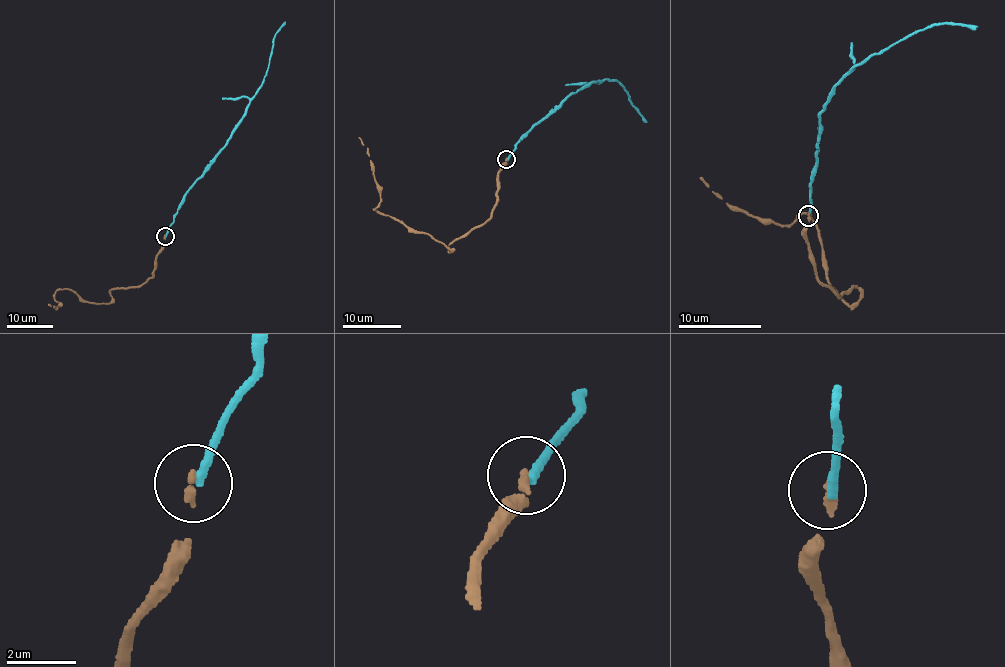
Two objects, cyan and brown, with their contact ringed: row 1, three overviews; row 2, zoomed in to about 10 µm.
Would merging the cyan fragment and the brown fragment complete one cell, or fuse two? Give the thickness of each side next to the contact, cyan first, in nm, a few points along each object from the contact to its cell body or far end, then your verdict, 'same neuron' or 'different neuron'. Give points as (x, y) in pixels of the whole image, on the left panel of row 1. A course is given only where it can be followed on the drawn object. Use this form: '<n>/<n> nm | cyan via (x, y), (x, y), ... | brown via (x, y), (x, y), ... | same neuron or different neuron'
260/240 nm | cyan via (165, 236), (185, 193), (224, 146), (266, 75), (273, 41), (285, 22) | brown via (165, 236), (153, 277), (113, 289), (110, 302), (87, 302), (59, 289), (55, 299), (60, 306), (48, 304) | different neuron

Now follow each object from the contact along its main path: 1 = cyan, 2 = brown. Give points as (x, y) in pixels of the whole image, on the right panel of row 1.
1: (808, 216), (820, 114), (831, 88), (852, 65), (929, 27), (955, 22), (977, 27)
2: (808, 216), (816, 280), (839, 296), (852, 285), (856, 302), (829, 281), (809, 215), (759, 222), (699, 176)

